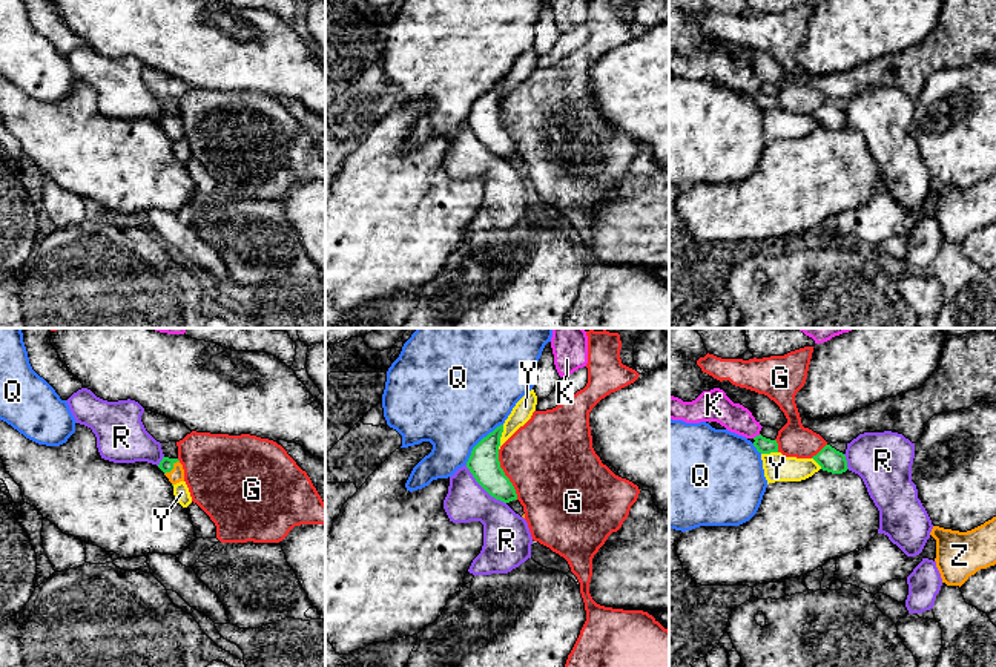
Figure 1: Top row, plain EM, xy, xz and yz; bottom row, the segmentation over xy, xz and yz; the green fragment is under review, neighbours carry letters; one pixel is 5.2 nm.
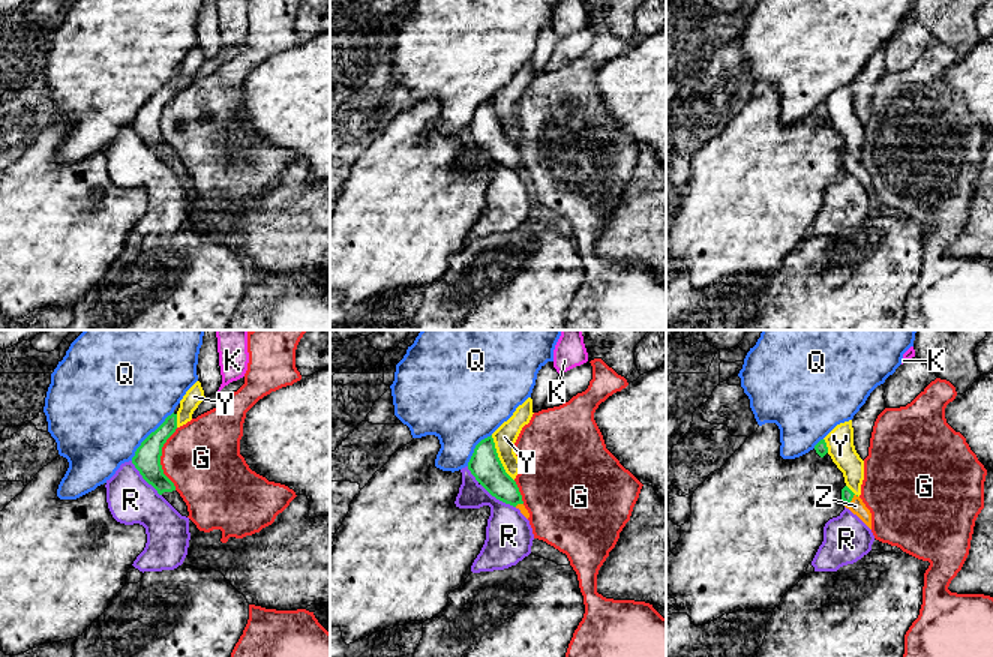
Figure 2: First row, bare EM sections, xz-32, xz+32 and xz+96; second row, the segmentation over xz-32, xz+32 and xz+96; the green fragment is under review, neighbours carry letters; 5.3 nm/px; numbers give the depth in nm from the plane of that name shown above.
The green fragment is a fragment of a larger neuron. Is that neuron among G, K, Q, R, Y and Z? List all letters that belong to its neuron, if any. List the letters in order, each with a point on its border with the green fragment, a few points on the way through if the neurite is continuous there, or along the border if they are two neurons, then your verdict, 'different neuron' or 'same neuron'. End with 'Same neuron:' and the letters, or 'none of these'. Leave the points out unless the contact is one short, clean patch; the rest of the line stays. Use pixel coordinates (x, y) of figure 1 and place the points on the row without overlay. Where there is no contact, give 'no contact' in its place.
G: meets green in xz at (504, 131); border along xz (498, 106), (501, 124), (517, 155); different neuron
K: meets green in yz at (757, 92); border along yz (760, 91), (752, 94); different neuron
Q: meets green in xz at (479, 98); border along xz (502, 80), (473, 105), (465, 120); different neuron
R: meets green in xz at (484, 144); border along xz (465, 121), (491, 152), (505, 160); different neuron
Y: meets green in xz at (501, 92); different neuron
Z: meets green in xy at (172, 124); runs through xy (166, 121), (172, 124), (177, 131); same neuron
Same neuron: Z

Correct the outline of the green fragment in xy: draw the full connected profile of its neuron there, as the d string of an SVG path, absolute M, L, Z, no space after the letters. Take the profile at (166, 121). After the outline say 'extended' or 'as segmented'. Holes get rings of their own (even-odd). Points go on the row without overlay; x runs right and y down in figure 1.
M163 113L158 124L164 129L172 141L184 138L184 126L178 115Z; extended

